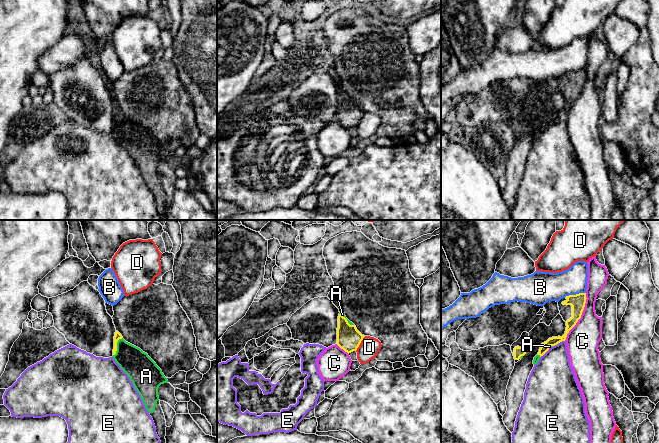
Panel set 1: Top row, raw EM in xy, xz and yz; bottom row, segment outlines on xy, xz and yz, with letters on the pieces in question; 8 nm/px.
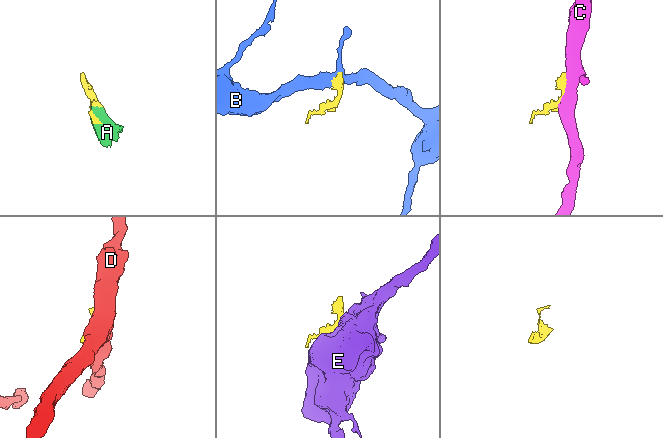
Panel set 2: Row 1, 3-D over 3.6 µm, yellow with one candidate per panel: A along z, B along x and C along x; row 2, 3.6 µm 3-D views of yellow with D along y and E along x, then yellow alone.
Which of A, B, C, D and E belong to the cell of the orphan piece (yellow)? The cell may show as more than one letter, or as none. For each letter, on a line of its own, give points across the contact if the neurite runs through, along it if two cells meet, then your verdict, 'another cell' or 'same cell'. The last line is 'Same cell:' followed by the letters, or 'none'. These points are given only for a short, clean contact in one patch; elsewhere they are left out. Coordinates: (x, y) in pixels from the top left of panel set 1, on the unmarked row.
A: same cell
B: along yz (585, 68), (570, 70), (564, 73) | another cell
C: another cell
D: along xz (365, 112), (355, 126) | another cell
E: along yz (549, 124), (540, 133) | another cell
Same cell: A

